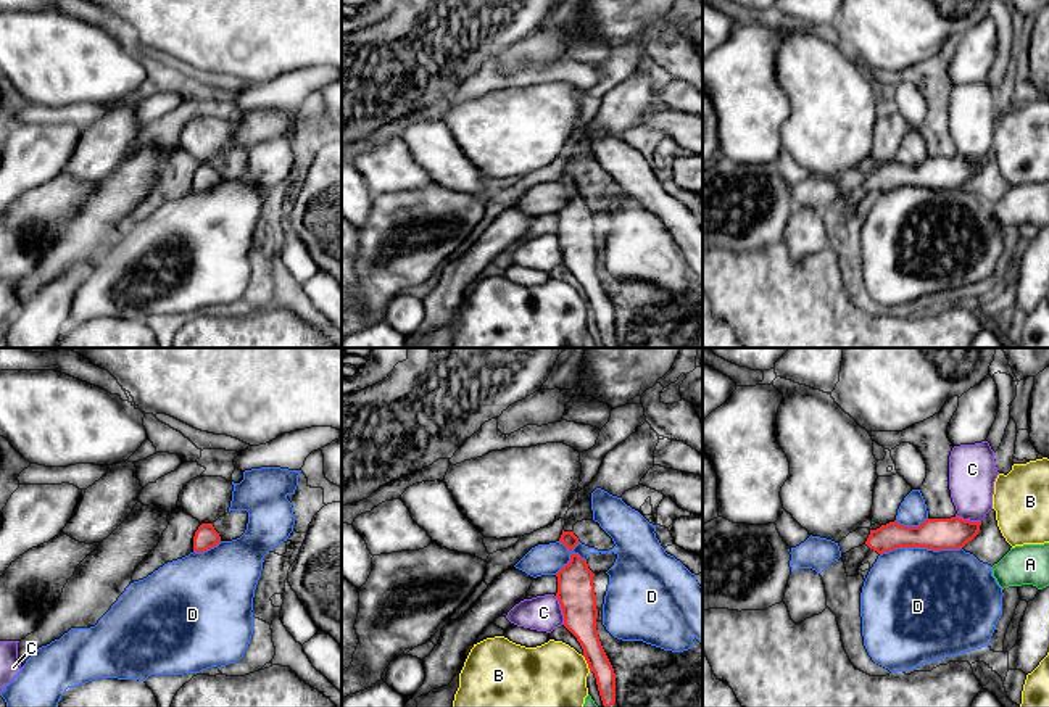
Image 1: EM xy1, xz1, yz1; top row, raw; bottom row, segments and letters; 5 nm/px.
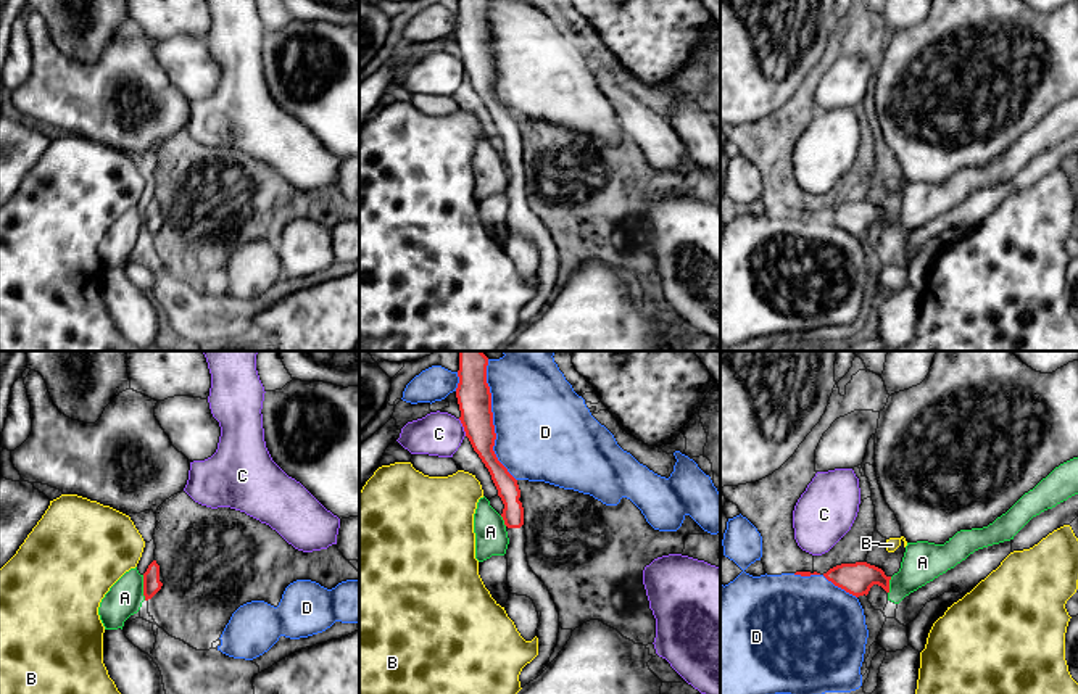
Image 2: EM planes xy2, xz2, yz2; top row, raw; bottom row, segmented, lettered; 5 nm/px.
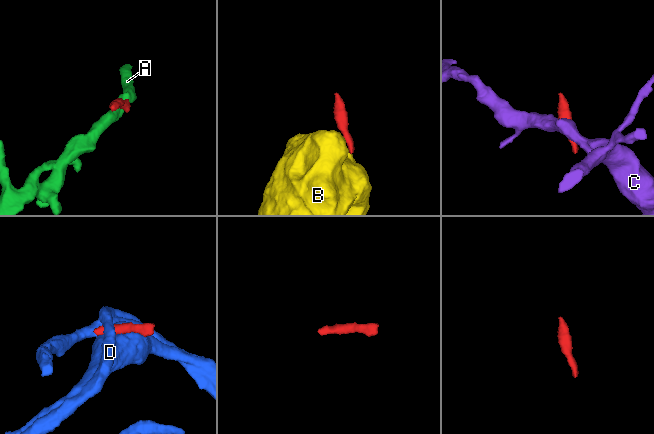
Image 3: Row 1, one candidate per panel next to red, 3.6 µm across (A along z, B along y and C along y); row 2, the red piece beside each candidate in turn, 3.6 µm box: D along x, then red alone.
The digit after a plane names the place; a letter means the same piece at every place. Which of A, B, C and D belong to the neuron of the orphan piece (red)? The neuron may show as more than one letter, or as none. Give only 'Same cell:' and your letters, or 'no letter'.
Same cell: no letter

